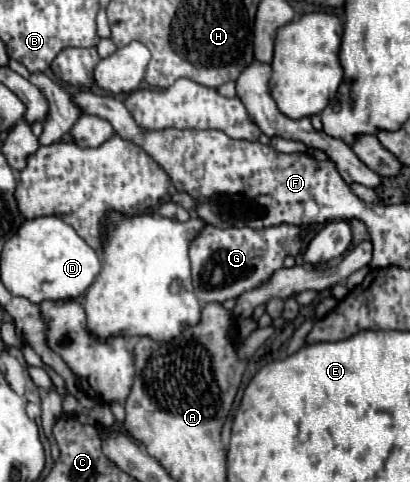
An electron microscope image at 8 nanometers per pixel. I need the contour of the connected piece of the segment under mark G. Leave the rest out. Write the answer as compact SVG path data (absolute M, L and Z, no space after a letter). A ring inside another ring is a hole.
M289 223L265 229L219 229L213 225L205 225L203 231L189 243L193 293L203 303L223 303L227 299L237 299L243 291L251 291L253 287L265 283L269 275L273 275L273 271L283 267L283 259L287 255L295 257L301 247L303 239L299 239L299 227Z

